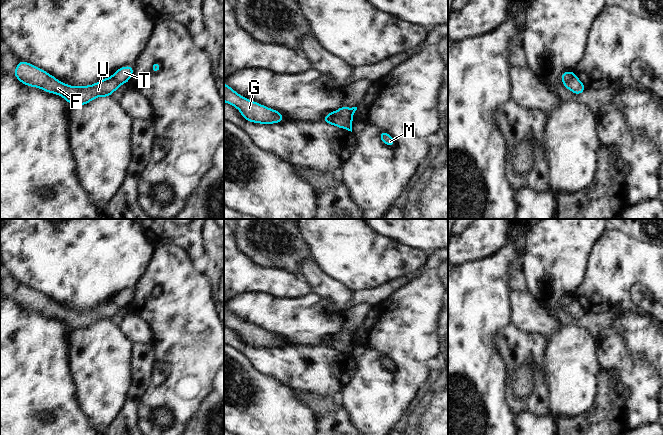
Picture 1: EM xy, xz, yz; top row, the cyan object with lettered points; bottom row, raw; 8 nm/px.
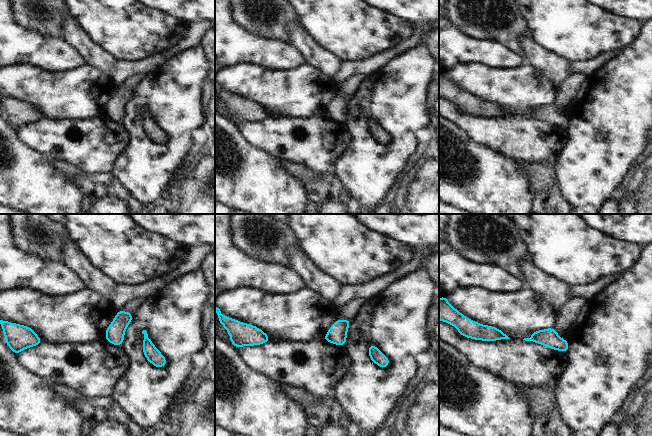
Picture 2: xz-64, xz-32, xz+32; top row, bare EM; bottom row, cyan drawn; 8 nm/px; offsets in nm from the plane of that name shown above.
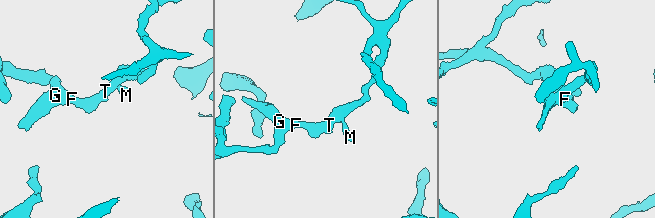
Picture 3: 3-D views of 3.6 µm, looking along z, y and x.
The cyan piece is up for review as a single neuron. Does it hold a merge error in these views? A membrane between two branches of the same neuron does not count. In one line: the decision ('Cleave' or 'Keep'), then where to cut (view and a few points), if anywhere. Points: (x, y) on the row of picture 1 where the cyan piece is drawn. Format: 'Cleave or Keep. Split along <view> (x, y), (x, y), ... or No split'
Cleave. Split along xz (337, 110), (340, 117), (351, 124)

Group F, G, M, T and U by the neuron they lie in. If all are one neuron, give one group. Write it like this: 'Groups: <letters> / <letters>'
Groups: F G U / M T

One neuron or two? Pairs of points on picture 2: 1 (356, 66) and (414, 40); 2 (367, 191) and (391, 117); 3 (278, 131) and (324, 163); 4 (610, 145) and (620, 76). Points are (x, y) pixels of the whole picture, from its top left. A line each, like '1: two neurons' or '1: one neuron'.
1: one neuron
2: one neuron
3: one neuron
4: one neuron

